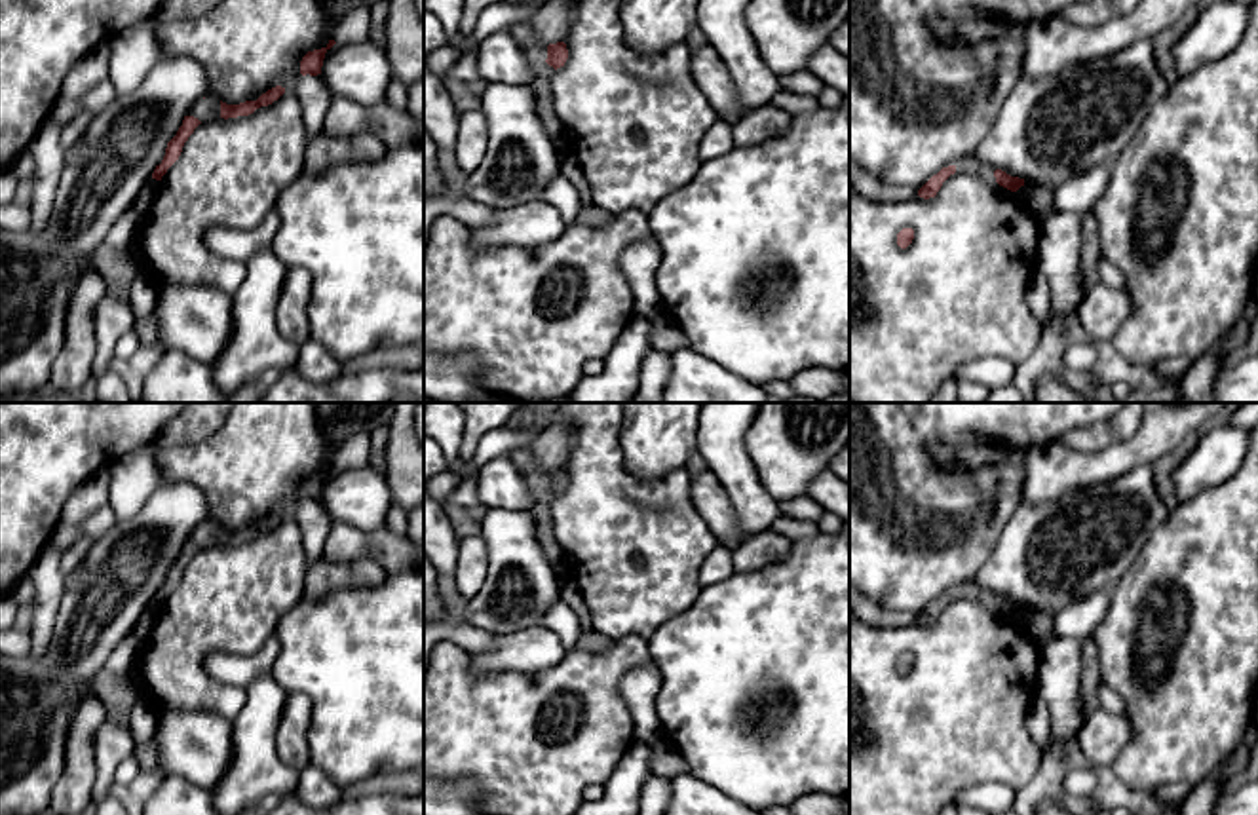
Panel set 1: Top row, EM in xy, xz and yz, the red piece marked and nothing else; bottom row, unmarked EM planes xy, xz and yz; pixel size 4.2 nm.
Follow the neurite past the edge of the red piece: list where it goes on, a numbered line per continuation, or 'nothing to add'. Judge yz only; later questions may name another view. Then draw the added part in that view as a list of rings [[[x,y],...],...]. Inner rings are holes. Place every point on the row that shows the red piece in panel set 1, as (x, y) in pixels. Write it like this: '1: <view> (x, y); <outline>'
1: yz (972, 166); [[[975,152],[956,163],[956,173],[979,177],[992,188],[1007,190],[996,182],[994,171],[996,169],[990,163],[979,160]]]

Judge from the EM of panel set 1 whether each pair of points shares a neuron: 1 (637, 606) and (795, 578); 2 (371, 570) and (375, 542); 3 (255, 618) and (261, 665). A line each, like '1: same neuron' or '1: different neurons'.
1: different neurons
2: different neurons
3: different neurons

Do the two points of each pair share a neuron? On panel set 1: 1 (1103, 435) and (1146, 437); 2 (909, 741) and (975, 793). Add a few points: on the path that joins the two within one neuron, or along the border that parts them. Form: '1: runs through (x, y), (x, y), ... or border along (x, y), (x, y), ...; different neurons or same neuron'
1: border along (1141, 422), (1125, 439), (1093, 445); different neurons
2: border along (1013, 787), (1004, 783), (973, 783), (956, 795); different neurons

